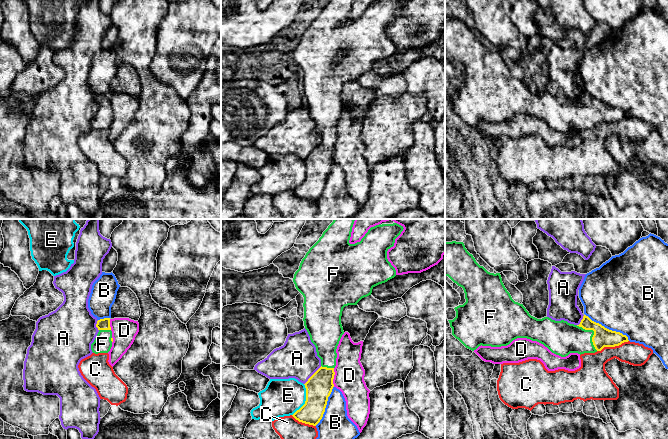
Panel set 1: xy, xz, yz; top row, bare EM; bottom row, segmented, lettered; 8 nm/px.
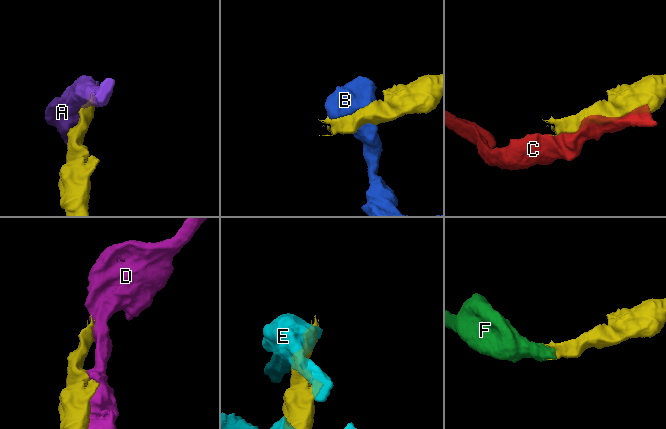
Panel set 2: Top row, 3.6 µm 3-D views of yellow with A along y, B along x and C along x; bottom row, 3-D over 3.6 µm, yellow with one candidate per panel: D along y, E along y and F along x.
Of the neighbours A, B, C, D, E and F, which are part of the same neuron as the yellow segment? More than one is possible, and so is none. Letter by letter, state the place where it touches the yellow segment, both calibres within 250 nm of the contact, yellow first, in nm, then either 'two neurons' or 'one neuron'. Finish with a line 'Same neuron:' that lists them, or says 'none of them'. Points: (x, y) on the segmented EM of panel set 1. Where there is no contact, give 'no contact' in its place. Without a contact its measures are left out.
A: xz (312, 375) | 220/320 nm | two neurons
B: yz (608, 329) | 160/480 nm | two neurons
C: yz (612, 346) | 160/200 nm | two neurons
D: xz (333, 377) | 220/240 nm | two neurons
E: xz (306, 400) | 220/300 nm | two neurons
F: yz (594, 332) | 160/260 nm | one neuron
Same neuron: F

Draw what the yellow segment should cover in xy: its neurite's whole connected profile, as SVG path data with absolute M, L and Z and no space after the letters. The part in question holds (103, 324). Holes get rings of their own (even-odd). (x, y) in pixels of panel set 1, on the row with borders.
M104 318L97 321L96 327L99 332L91 344L93 353L108 353L112 347L112 331L110 327L110 318Z

